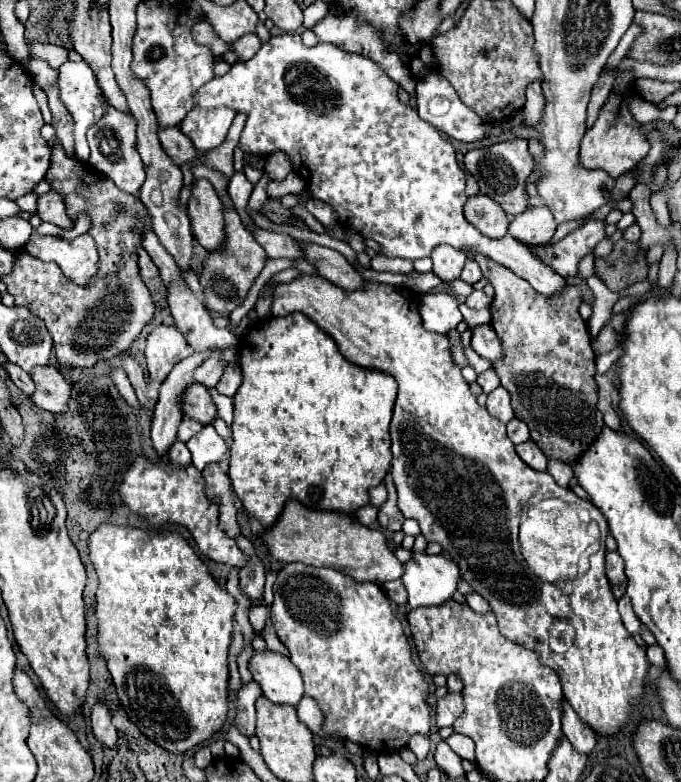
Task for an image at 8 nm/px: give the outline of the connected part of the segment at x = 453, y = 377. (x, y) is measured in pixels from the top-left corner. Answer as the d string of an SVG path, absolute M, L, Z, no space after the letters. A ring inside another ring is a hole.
M302 274L290 284L276 286L272 316L288 316L294 312L302 312L334 338L342 356L348 362L358 364L360 368L386 372L396 378L398 396L392 414L390 436L392 476L398 488L400 512L404 514L404 518L418 520L424 538L428 542L440 544L442 550L446 550L452 560L460 566L462 578L474 588L474 592L478 592L490 602L492 612L498 618L498 628L502 636L520 646L530 648L538 654L538 660L544 666L558 672L564 688L564 698L570 706L576 708L576 714L596 734L618 734L618 730L634 714L632 702L640 700L644 692L644 678L648 674L650 662L646 658L646 648L638 646L630 632L624 628L618 614L616 598L612 596L608 578L604 574L608 522L591 502L582 500L570 488L560 488L548 472L536 472L520 460L514 450L514 444L506 436L506 424L490 416L488 410L482 408L476 402L476 396L470 392L468 382L462 378L460 368L452 360L448 338L444 334L434 334L422 328L418 304L420 296L412 294L404 286L398 288L388 284L366 282L366 288L346 292L320 276ZM570 506L576 508L578 520L588 524L586 532L596 538L596 542L582 552L578 562L578 578L550 584L532 574L526 560L520 556L520 516L524 510L530 508L560 514ZM556 620L570 622L574 628L574 644L564 654L556 654L548 646L548 630L554 626Z

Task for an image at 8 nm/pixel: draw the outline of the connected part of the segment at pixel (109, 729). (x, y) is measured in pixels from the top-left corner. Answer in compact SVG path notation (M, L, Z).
M98 702L92 708L92 732L94 732L96 740L102 742L108 748L112 748L116 744L116 740L118 740L116 728L114 728L114 724L110 720L110 712L102 702Z

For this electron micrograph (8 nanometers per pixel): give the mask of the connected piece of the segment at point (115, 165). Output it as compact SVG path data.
M108 106L104 118L94 124L94 128L88 130L88 144L90 144L90 166L94 170L106 174L122 192L138 194L140 186L144 184L144 164L140 160L138 148L136 148L136 120L130 114L118 112L112 106Z

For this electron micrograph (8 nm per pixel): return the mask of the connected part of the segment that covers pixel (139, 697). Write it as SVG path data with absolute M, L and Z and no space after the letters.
M102 524L92 536L90 536L90 560L96 568L98 574L98 590L96 590L96 618L98 618L98 642L100 642L100 652L108 658L108 670L114 678L116 692L120 698L120 704L128 718L140 728L140 732L156 742L160 748L172 754L186 754L192 748L200 746L202 742L210 740L216 732L222 730L228 714L228 646L232 642L232 618L236 612L236 600L220 588L214 578L208 574L206 564L196 556L196 552L190 548L190 544L176 532L170 534L154 534L146 532L134 526L112 526L112 524Z

